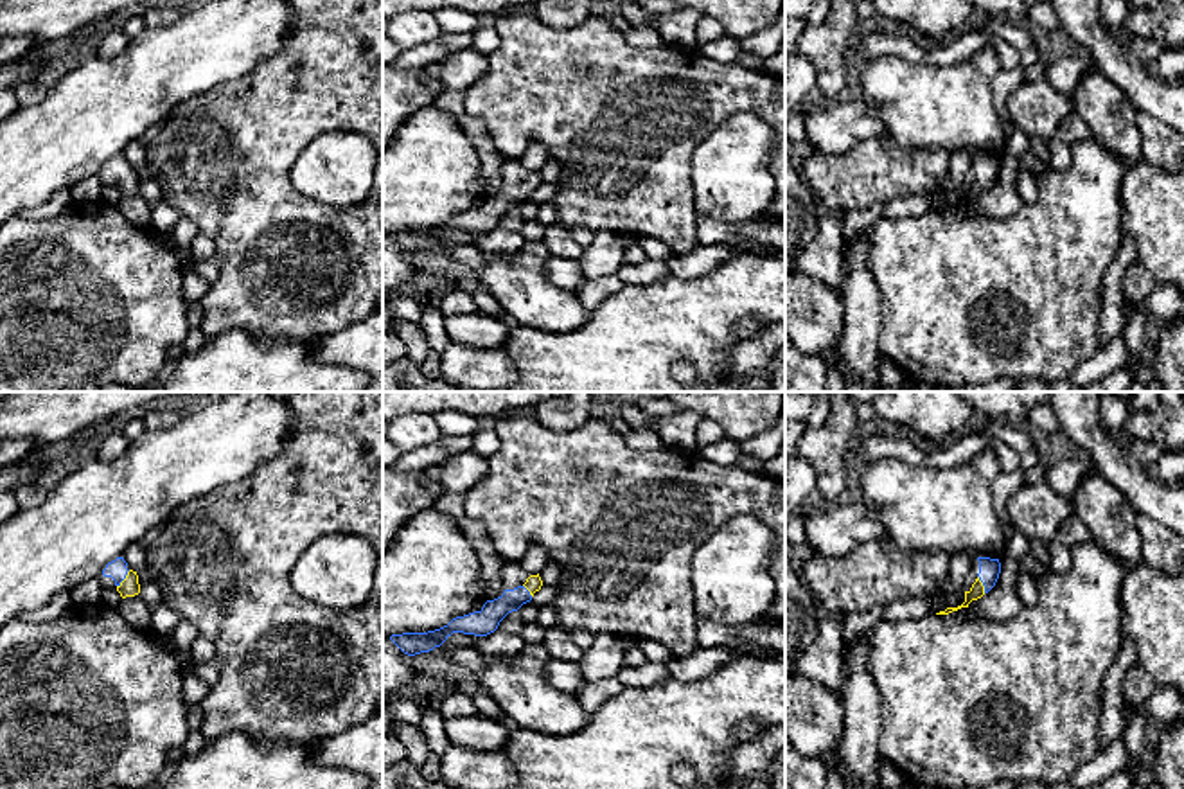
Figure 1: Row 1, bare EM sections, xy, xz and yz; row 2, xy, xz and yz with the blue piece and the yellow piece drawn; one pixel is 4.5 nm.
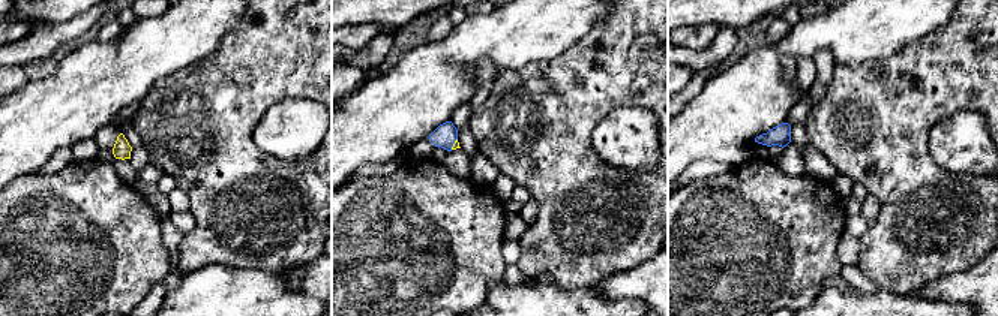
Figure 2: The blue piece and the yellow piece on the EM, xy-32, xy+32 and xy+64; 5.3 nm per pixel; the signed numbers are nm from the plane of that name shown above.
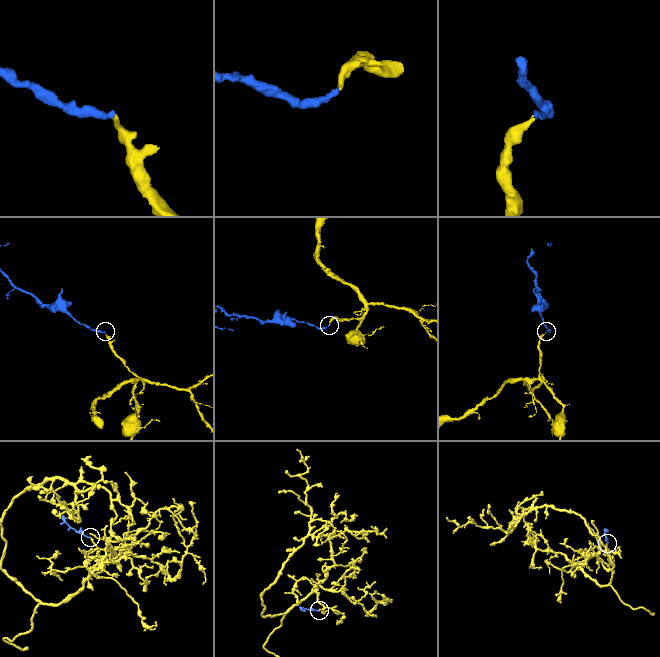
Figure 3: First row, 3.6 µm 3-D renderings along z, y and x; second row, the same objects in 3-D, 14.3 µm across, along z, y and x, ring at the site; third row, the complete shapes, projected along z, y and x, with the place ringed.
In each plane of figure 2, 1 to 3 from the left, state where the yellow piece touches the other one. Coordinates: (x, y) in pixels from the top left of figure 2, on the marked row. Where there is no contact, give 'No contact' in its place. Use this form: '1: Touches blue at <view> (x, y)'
1: No contact
2: Touches blue at xy+32 (453, 143)
3: No contact

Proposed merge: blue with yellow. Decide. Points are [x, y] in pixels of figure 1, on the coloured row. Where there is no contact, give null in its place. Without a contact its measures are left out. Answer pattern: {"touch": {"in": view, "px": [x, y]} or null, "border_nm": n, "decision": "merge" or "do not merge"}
{"touch": {"in": "xy", "px": [124, 577]}, "border_nm": 100, "decision": "merge"}

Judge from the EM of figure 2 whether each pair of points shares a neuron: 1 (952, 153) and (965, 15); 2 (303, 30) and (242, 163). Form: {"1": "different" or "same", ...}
{"1": "different", "2": "same"}

